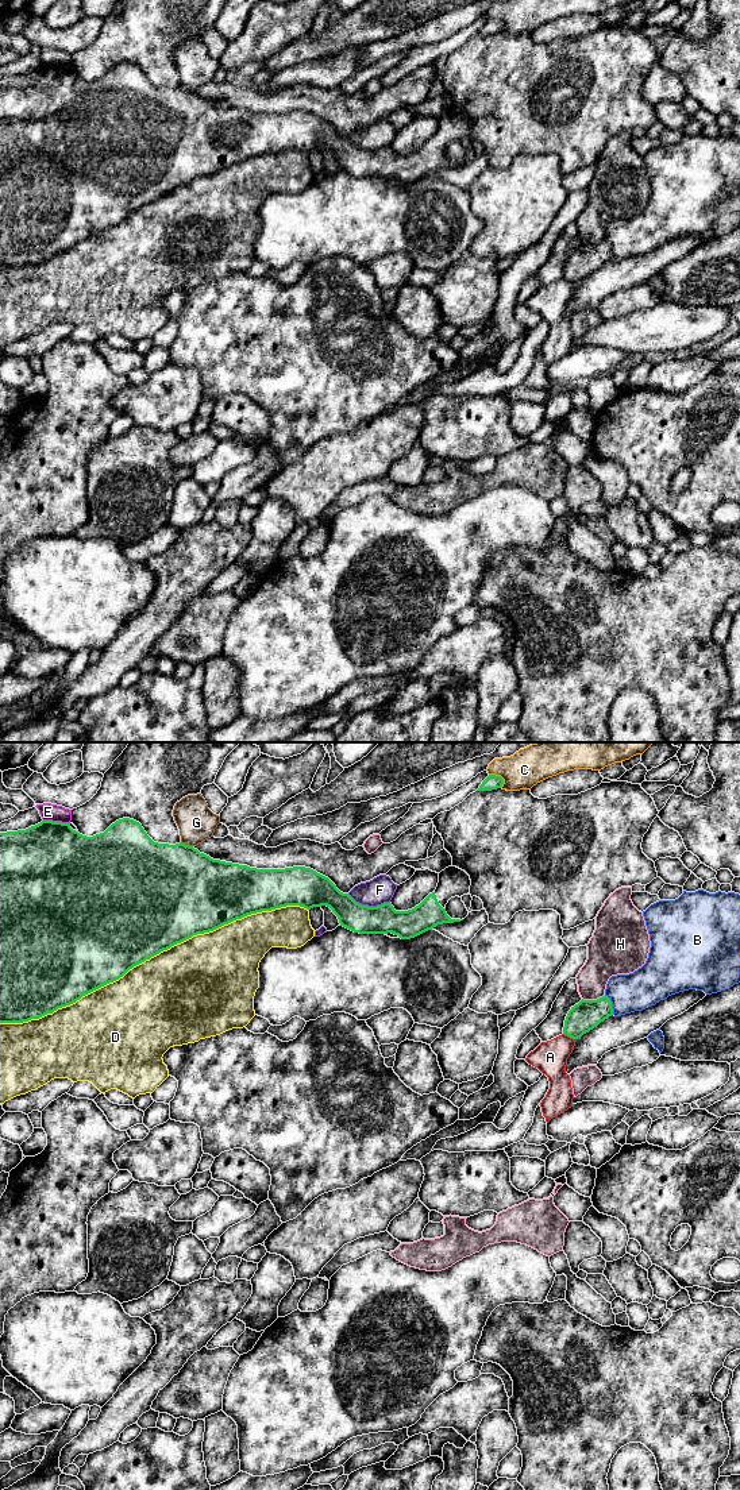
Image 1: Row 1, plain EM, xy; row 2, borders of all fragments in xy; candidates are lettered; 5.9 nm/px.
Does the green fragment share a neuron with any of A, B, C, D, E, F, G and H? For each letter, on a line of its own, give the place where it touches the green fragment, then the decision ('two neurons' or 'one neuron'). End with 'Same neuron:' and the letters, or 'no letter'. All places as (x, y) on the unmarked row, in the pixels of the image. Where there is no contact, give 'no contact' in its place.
A: contact xy (569, 280); two neurons
B: contact xy (611, 249); two neurons
C: contact xy (500, 20); two neurons
D: contact xy (153, 200); two neurons
E: contact xy (57, 66); two neurons
F: contact xy (367, 150); two neurons
G: contact xy (187, 89); two neurons
H: contact xy (593, 244); two neurons
Same neuron: no letter

